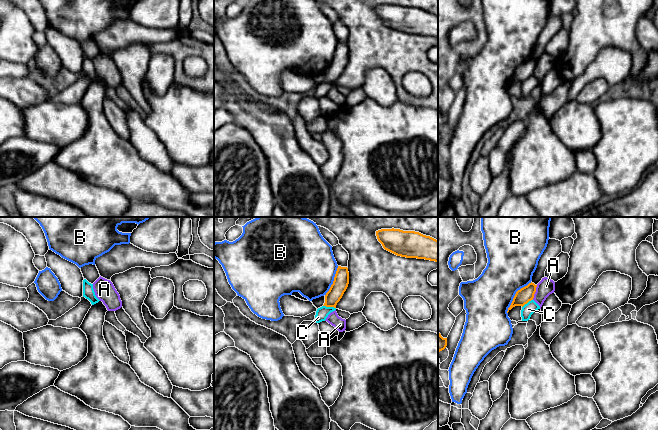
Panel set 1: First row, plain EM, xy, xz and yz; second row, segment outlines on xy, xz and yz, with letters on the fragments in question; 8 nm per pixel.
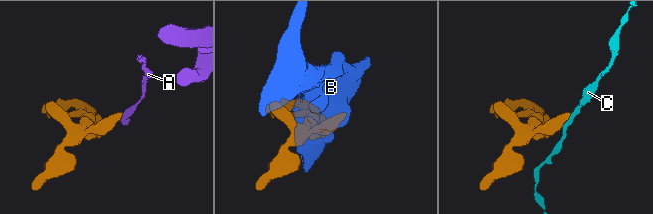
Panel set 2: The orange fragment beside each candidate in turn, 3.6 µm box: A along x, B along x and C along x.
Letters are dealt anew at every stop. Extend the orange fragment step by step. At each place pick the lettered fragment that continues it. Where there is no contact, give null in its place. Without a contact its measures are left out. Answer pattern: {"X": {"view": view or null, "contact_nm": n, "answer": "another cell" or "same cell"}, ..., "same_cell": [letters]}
{"A": {"view": "yz", "contact_nm": 130, "answer": "another cell"}, "B": {"view": "yz", "contact_nm": 320, "answer": "another cell"}, "C": {"view": "xz", "contact_nm": 110, "answer": "another cell"}, "same_cell": []}

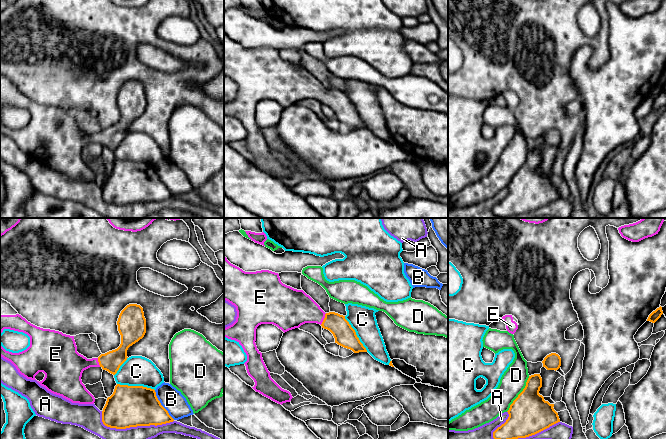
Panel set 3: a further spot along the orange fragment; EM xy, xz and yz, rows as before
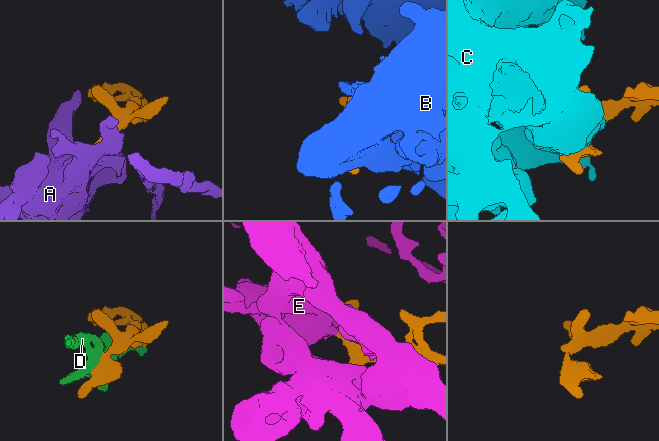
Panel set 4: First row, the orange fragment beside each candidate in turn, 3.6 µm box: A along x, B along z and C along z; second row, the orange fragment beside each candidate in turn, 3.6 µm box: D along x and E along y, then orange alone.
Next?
{"A": {"view": "xy", "contact_nm": 600, "answer": "another cell"}, "B": {"view": "xy", "contact_nm": 280, "answer": "another cell"}, "C": {"view": "xy", "contact_nm": 300, "answer": "another cell"}, "D": {"view": "yz", "contact_nm": 340, "answer": "another cell"}, "E": {"view": "xz", "contact_nm": 110, "answer": "same cell"}, "same_cell": ["E"]}

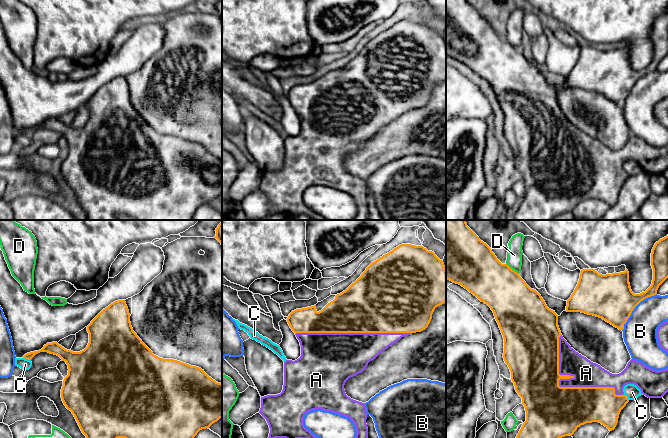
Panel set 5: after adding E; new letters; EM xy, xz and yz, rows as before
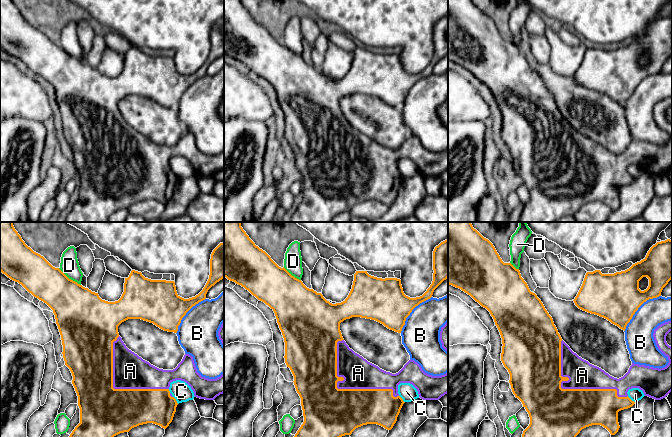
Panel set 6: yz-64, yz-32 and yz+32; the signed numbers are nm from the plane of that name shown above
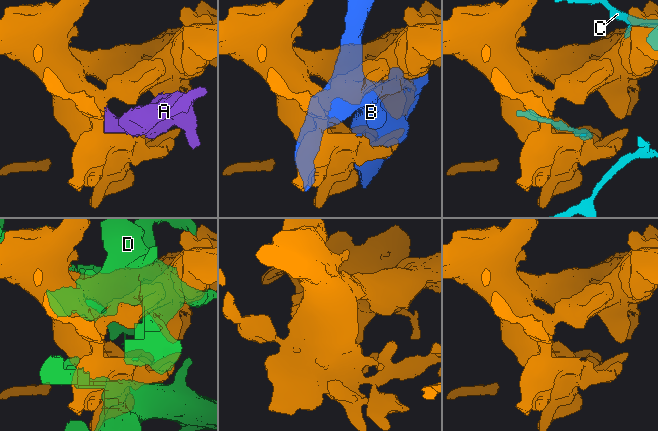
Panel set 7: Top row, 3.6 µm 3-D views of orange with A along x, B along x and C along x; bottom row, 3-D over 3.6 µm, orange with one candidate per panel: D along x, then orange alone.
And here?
{"A": {"view": "yz", "contact_nm": 700, "answer": "another cell"}, "B": {"view": "yz", "contact_nm": 400, "answer": "another cell"}, "C": {"view": "xy", "contact_nm": 70, "answer": "another cell"}, "D": {"view": "yz", "contact_nm": 140, "answer": "another cell"}, "same_cell": []}

